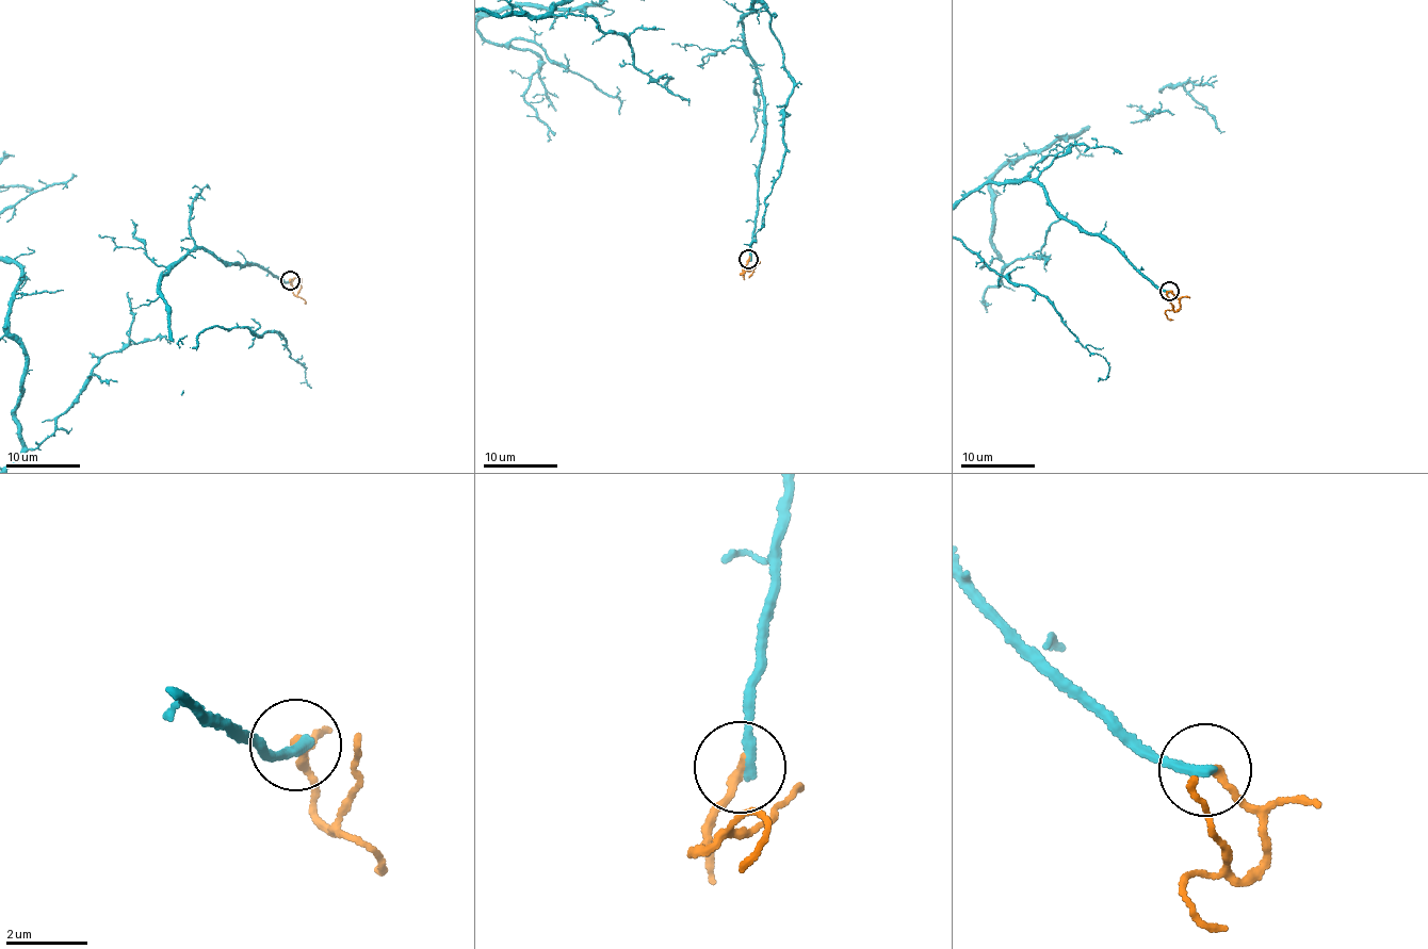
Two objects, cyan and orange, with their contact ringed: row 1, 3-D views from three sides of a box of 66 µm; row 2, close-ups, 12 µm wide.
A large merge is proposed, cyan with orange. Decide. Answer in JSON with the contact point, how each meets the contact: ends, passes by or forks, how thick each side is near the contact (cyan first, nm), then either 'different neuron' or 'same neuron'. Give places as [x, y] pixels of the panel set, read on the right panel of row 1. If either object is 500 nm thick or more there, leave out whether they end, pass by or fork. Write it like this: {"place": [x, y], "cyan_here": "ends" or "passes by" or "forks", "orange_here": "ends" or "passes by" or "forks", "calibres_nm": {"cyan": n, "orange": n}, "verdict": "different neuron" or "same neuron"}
{"place": [1169, 291], "cyan_here": "ends", "orange_here": "ends", "calibres_nm": {"cyan": 280, "orange": 220}, "verdict": "different neuron"}

